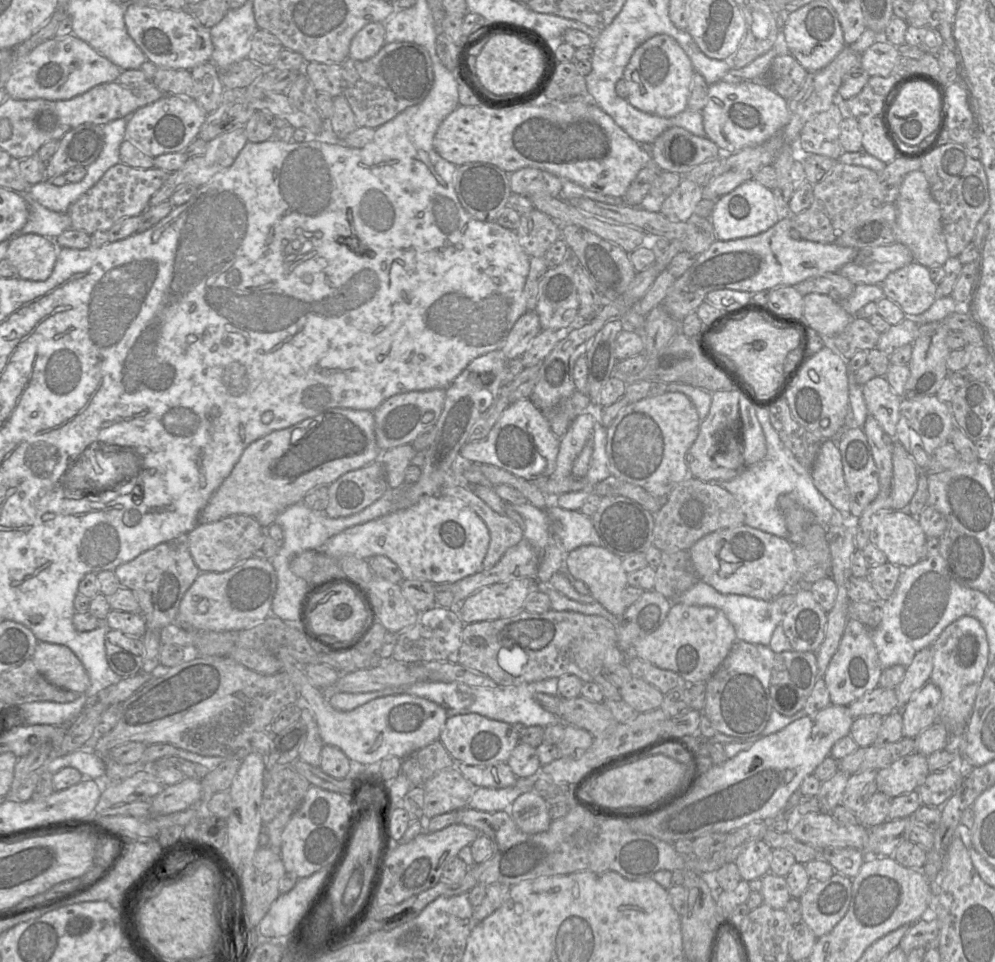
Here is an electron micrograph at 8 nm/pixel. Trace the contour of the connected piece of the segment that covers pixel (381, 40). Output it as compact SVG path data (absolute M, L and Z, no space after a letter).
M371 22L359 30L349 47L349 58L365 61L385 45L385 23Z

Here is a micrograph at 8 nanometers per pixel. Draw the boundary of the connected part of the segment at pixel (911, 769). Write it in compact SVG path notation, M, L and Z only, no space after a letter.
M914 752L877 771L878 792L896 798L914 791L930 774L927 756Z

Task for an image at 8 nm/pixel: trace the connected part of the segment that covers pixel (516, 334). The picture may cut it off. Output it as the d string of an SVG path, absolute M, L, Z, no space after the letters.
M535 310L526 311L517 319L500 349L508 360L521 357L531 340L542 331Z

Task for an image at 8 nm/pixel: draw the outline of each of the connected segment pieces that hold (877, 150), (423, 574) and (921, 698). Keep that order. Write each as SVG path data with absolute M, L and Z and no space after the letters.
M860 116L858 125L862 132L862 149L864 151L886 164L897 158L878 116Z
M434 495L407 509L347 528L329 538L321 551L337 560L345 556L368 560L384 555L398 566L403 579L453 584L483 570L489 543L486 524L471 508L459 499Z
M932 682L925 684L900 709L903 719L903 737L915 738L924 729L938 721L939 688Z

